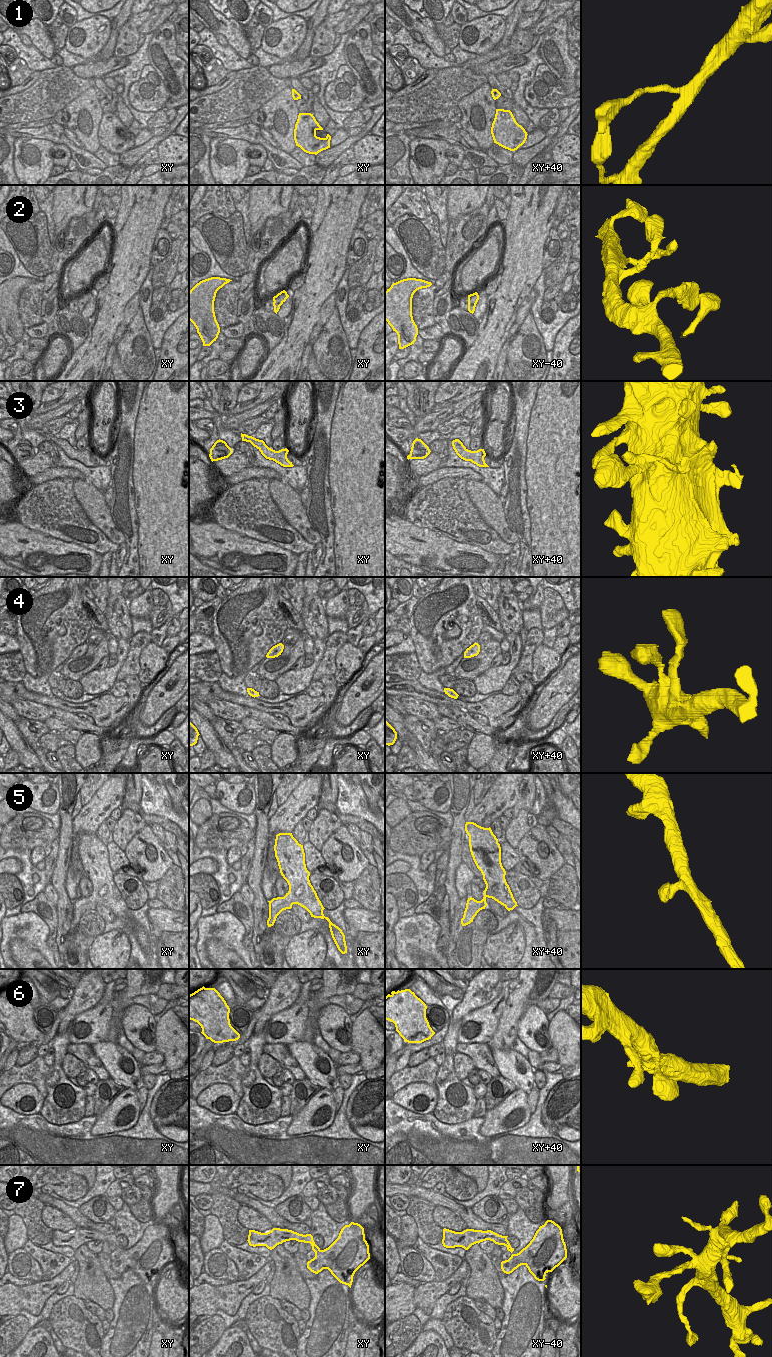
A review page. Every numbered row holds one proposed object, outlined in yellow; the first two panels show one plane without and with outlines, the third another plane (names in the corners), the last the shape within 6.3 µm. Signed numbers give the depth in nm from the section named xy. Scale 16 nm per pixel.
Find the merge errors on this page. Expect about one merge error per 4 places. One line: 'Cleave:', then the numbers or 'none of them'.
Cleave: none of them.

